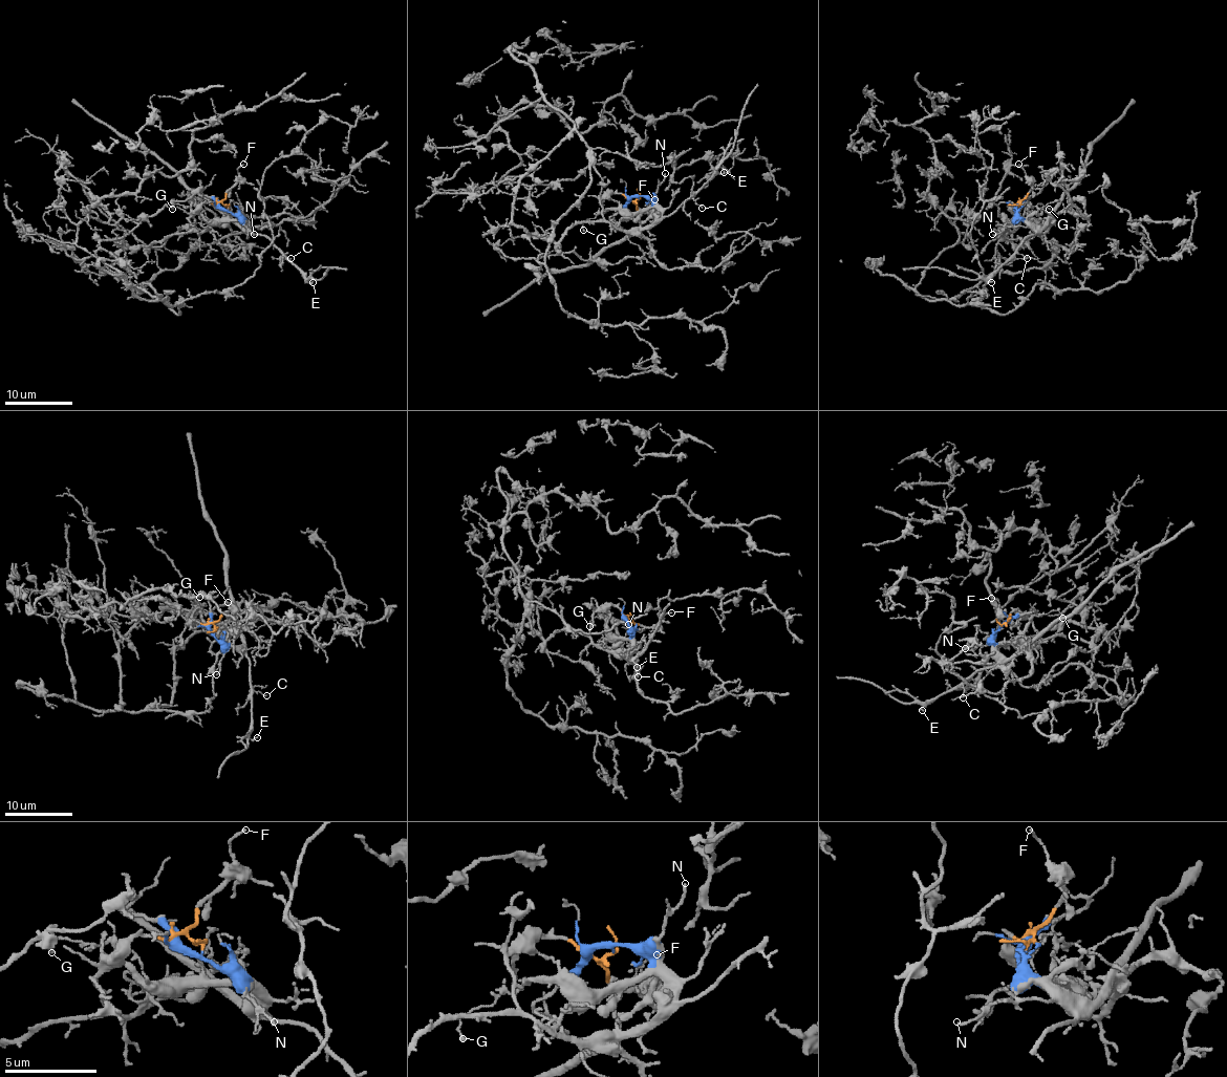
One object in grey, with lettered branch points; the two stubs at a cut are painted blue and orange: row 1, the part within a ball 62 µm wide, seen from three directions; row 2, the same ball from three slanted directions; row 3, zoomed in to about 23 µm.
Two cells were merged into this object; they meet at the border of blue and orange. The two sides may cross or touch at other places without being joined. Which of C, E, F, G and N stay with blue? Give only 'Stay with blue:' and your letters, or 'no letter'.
Stay with blue: C, E, G, N

